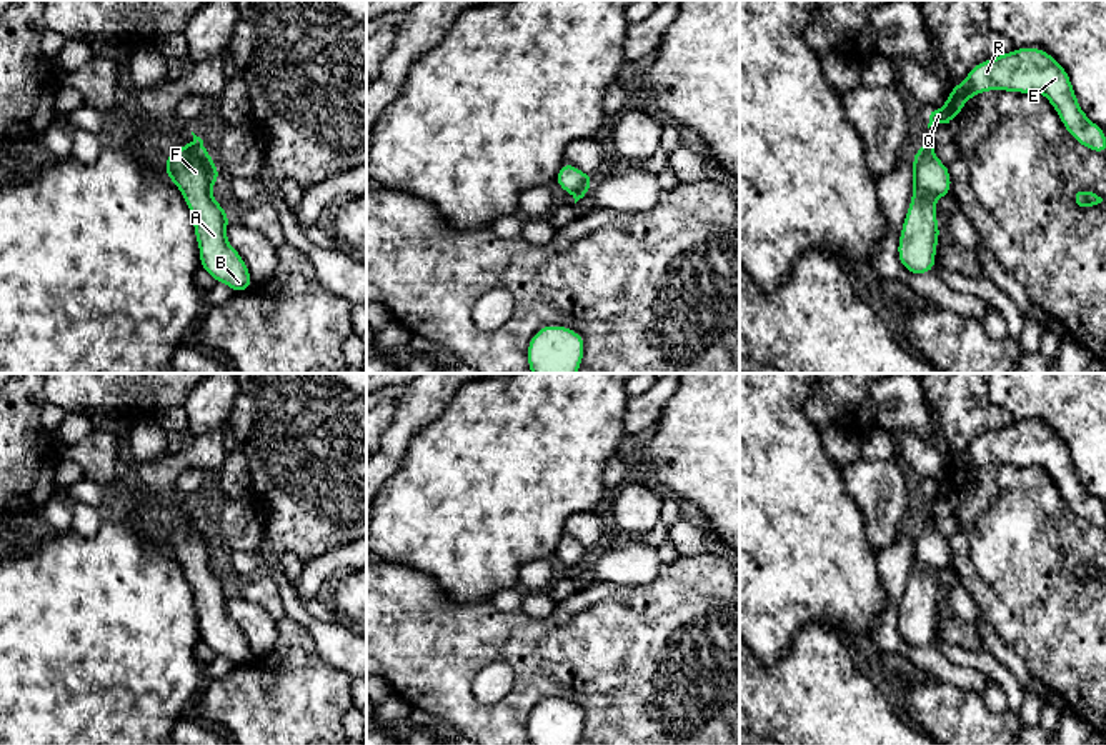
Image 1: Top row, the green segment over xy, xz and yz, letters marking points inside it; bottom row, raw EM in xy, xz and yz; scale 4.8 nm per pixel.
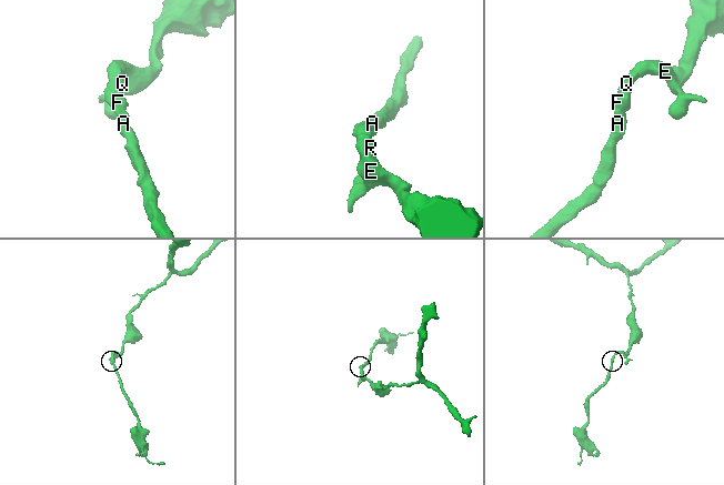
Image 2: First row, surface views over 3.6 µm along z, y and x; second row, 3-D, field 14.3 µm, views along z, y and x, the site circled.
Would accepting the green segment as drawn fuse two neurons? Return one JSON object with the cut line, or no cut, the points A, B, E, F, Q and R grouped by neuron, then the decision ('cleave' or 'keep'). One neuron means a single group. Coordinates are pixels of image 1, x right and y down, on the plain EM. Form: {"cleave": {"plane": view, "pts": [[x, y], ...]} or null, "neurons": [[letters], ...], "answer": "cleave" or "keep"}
{"cleave": null, "neurons": [["A", "B", "E", "F", "Q", "R"]], "answer": "keep"}

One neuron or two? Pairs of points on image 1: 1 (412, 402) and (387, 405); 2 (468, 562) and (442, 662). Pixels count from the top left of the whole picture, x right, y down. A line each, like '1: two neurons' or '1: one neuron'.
1: two neurons
2: two neurons

